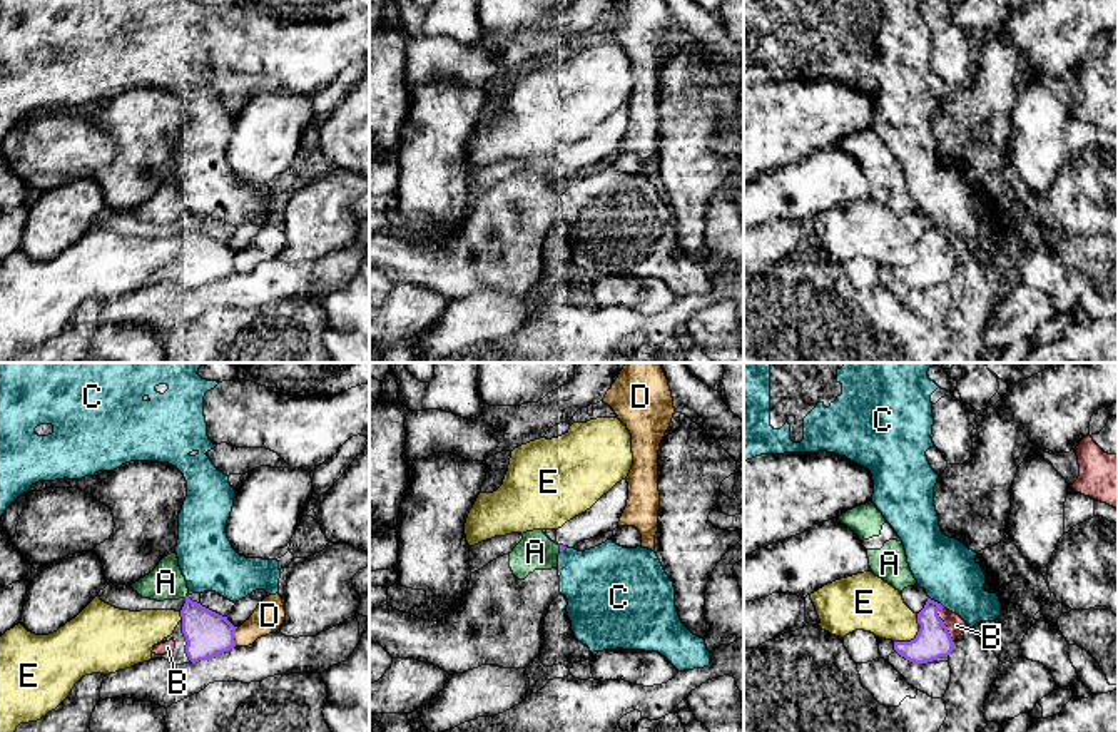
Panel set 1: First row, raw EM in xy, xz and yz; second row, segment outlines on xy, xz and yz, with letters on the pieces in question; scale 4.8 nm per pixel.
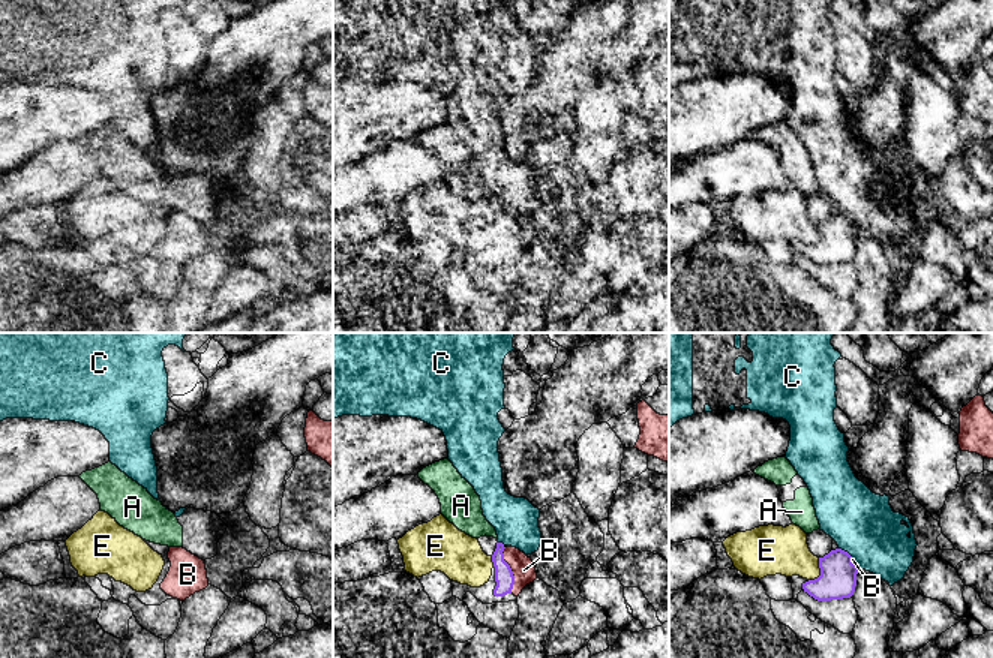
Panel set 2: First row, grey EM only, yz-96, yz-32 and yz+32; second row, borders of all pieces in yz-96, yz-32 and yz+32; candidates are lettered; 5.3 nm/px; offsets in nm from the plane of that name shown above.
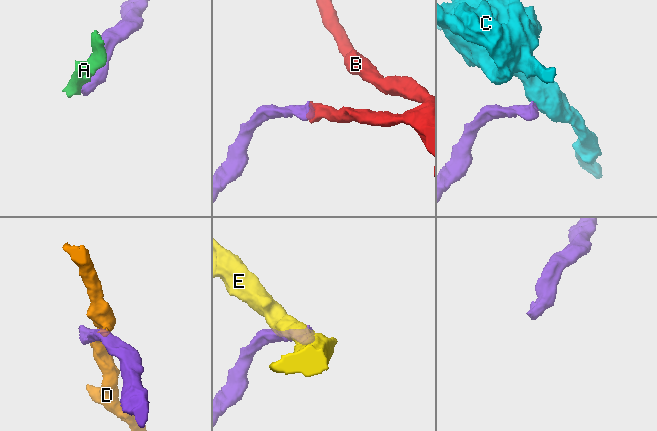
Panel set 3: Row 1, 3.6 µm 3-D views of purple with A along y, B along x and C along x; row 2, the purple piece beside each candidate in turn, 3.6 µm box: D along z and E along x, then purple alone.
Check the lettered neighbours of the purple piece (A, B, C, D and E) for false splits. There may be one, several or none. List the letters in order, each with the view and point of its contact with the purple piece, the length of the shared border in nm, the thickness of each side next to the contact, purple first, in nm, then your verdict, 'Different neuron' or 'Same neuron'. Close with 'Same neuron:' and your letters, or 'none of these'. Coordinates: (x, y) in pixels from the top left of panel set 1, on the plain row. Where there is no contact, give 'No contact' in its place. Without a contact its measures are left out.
A: Touches purple at xz (560, 174). Shared border 30 nm. Thickness 20 nm (purple) against 180 nm. Different neuron
B: Touches purple at yz (945, 251). Shared border 180 nm. Thickness 170 nm (purple) against 90 nm. Same neuron
C: Touches purple at yz (936, 228). Shared border 90 nm. Thickness 170 nm (purple) against 280 nm. Different neuron
D: Touches purple at xy (233, 263). Shared border 100 nm. Thickness 220 nm (purple) against 150 nm. Different neuron
E: Touches purple at yz (908, 268). Shared border 140 nm. Thickness 170 nm (purple) against 260 nm. Different neuron
Same neuron: B

